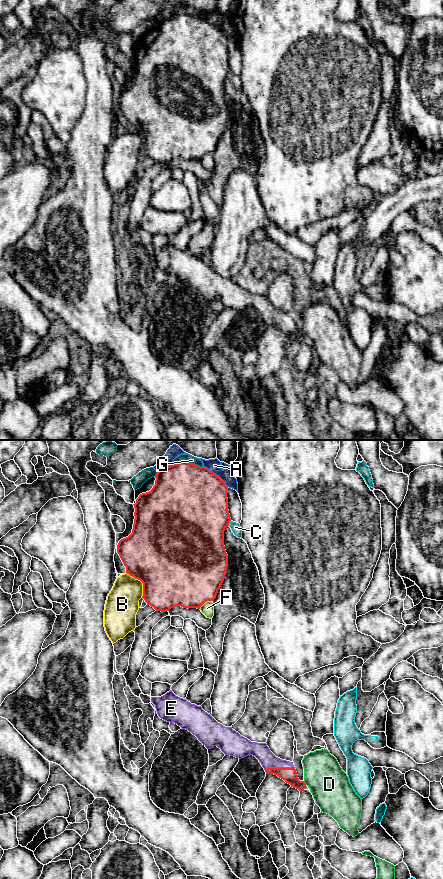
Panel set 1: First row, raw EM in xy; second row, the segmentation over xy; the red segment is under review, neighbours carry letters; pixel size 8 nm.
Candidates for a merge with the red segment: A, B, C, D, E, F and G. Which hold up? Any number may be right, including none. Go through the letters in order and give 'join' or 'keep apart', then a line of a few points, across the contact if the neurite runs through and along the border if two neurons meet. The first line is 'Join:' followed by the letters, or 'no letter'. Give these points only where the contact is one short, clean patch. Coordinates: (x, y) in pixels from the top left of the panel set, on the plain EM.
Join: E
A: keep apart
B: keep apart
C: keep apart
D: keep apart
E: join
F: keep apart
G: keep apart

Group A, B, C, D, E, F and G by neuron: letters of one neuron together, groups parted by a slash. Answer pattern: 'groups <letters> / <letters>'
groups A / B / C / D / E / F / G

